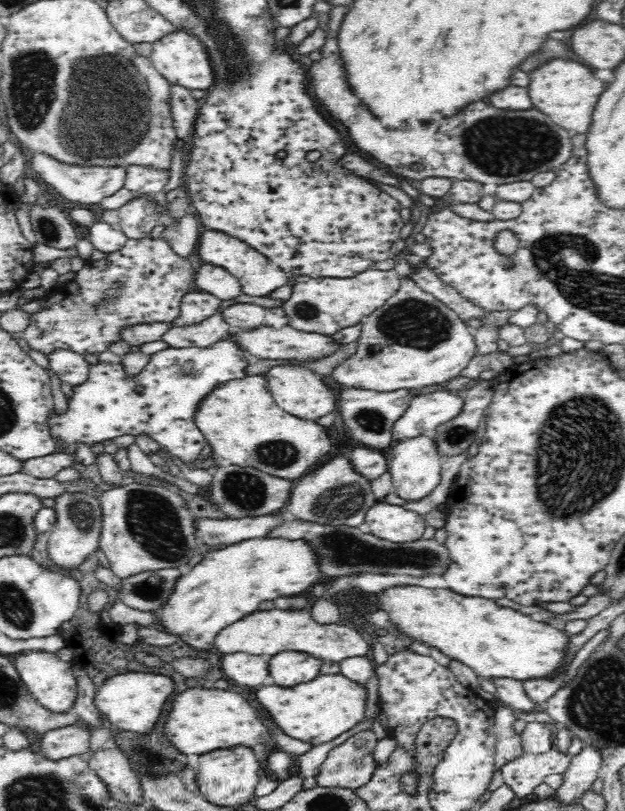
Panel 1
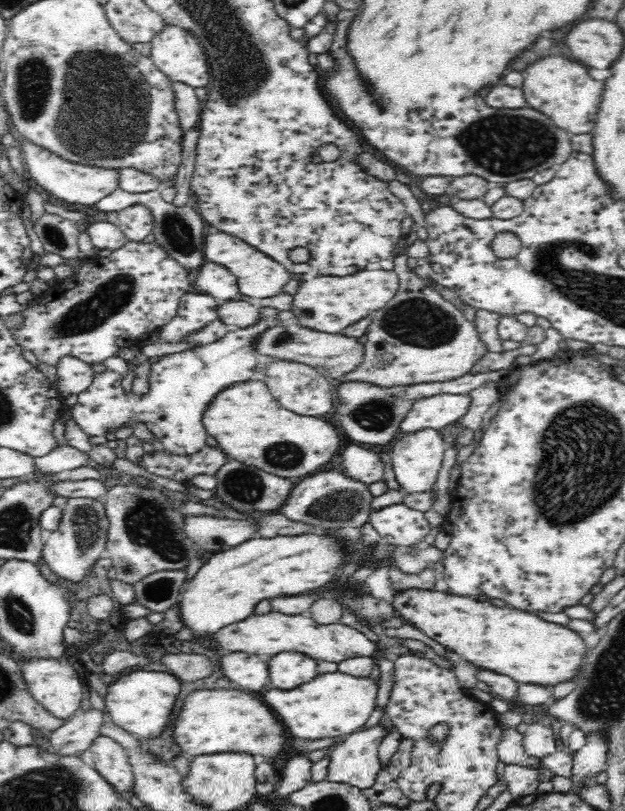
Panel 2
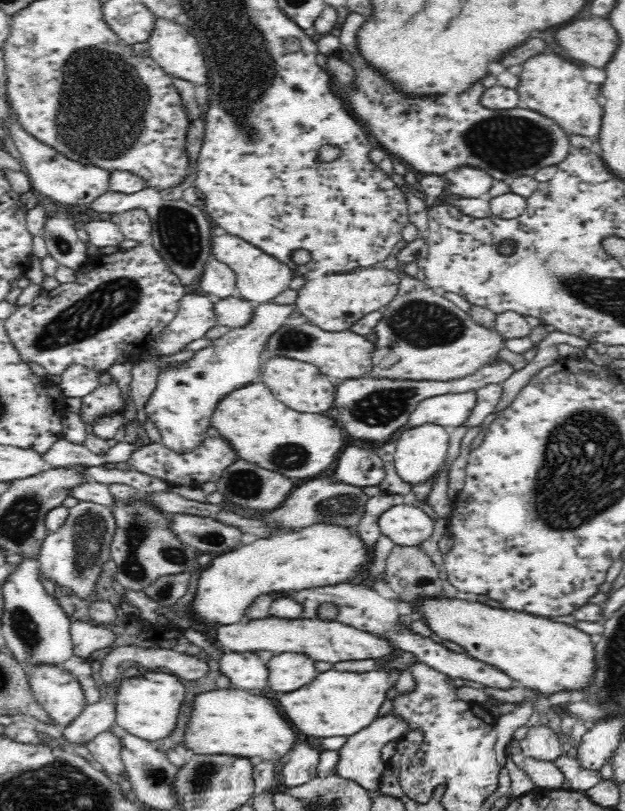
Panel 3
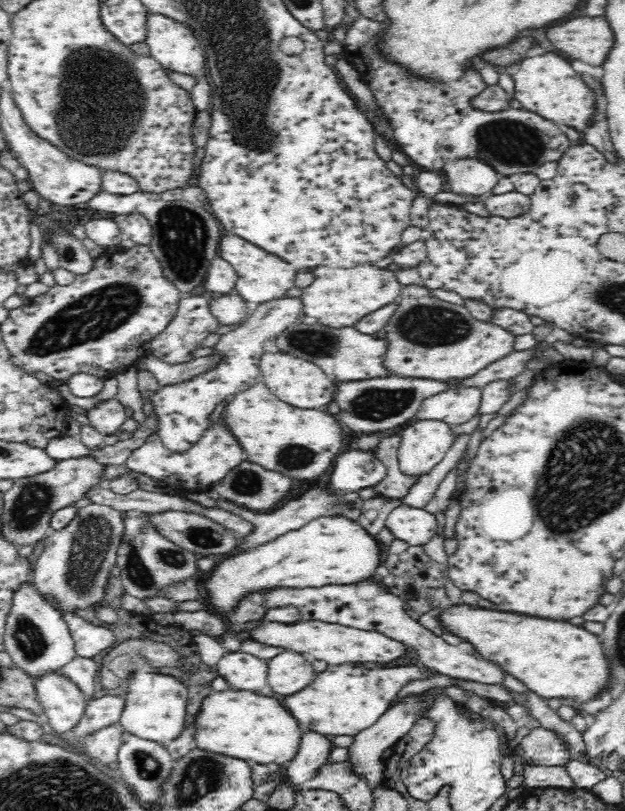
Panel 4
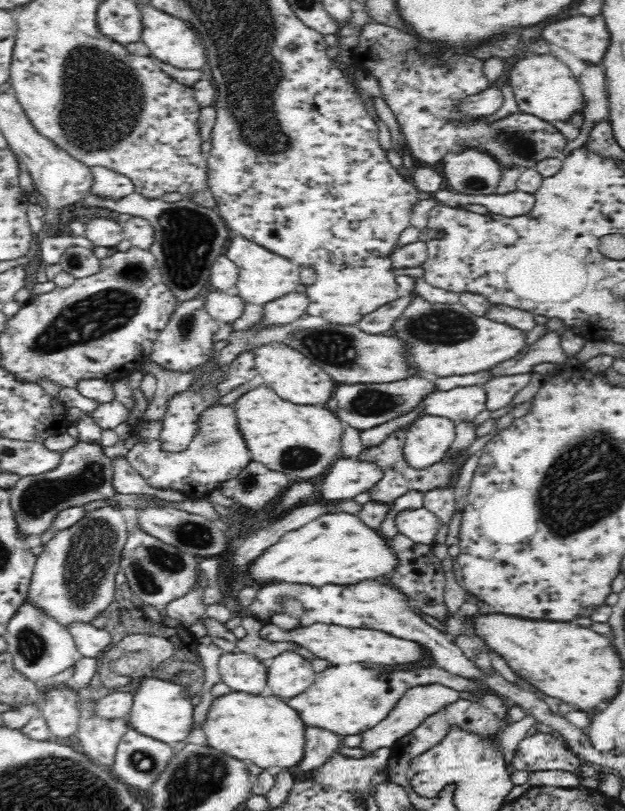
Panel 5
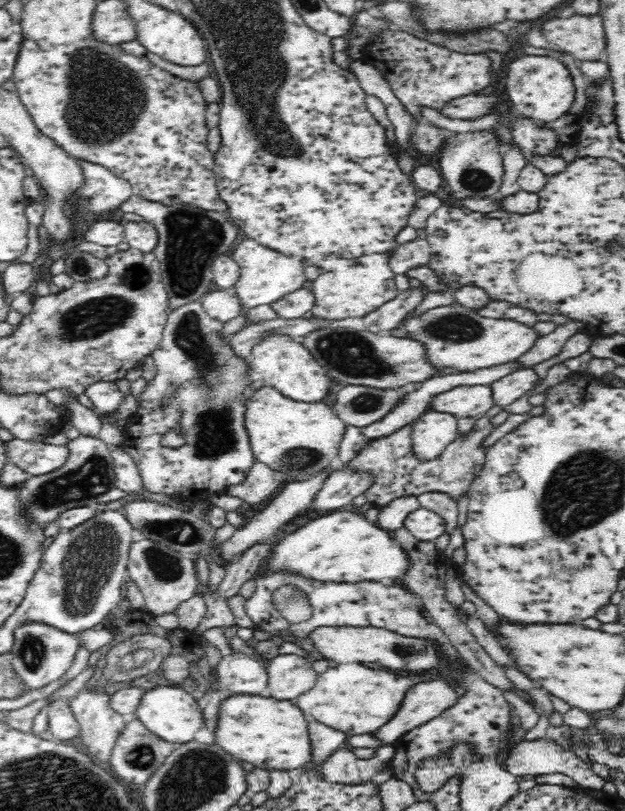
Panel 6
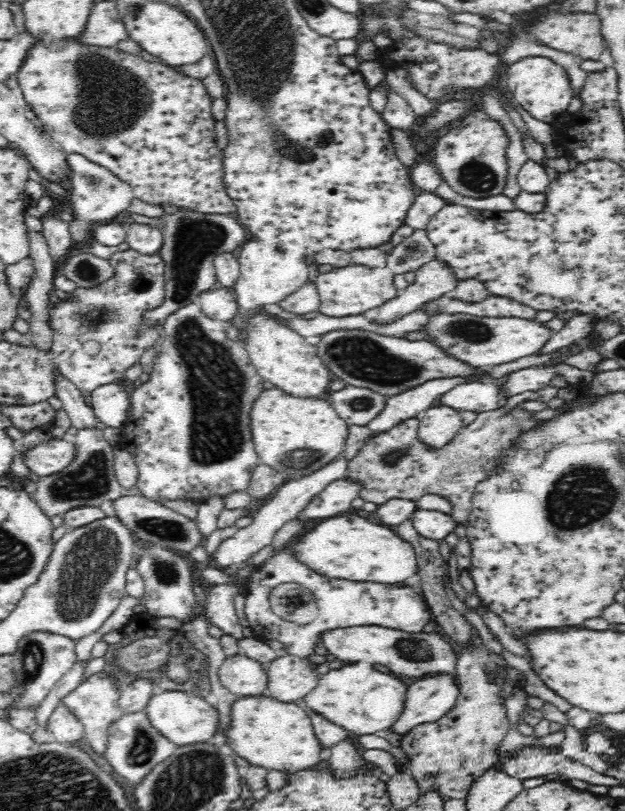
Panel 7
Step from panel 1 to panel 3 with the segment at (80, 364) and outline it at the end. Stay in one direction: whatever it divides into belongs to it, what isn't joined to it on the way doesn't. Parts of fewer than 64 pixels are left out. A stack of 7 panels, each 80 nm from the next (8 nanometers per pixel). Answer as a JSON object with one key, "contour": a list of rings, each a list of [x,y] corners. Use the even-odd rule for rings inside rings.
{"contour":[[[70,366],[61,376],[57,386],[62,393],[70,398],[84,398],[100,386],[98,373],[82,366]]]}

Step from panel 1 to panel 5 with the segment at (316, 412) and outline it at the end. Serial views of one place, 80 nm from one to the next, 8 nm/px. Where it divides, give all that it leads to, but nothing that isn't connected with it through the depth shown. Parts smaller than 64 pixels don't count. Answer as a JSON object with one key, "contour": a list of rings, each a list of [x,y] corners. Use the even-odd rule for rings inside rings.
{"contour":[[[272,341],[260,345],[253,350],[254,362],[257,372],[262,376],[264,384],[274,389],[278,396],[294,404],[314,404],[325,406],[333,397],[336,382],[322,370],[306,353],[288,345],[286,342]]]}

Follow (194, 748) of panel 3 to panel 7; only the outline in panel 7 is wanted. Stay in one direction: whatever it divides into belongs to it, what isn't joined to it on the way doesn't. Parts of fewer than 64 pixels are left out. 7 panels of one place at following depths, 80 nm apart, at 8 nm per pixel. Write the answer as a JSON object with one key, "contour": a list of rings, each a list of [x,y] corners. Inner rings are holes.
{"contour":[[[266,696],[239,697],[230,708],[230,732],[226,749],[245,758],[250,764],[267,770],[279,770],[288,775],[308,770],[327,758],[328,750],[320,748],[311,718],[296,703],[280,702]]]}

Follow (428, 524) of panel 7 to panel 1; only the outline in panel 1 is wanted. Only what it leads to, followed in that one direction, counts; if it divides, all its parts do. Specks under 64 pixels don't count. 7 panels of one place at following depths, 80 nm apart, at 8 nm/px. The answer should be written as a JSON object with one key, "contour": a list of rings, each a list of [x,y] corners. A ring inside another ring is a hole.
{"contour":[[[377,503],[366,516],[370,533],[392,543],[417,542],[426,530],[426,520],[418,512],[396,504]]]}

